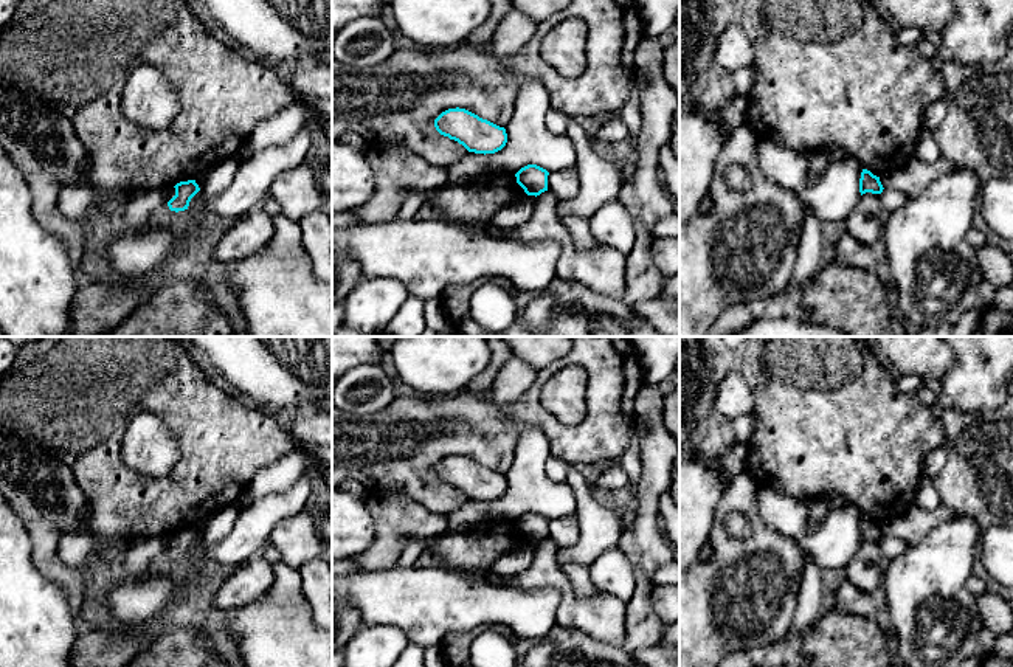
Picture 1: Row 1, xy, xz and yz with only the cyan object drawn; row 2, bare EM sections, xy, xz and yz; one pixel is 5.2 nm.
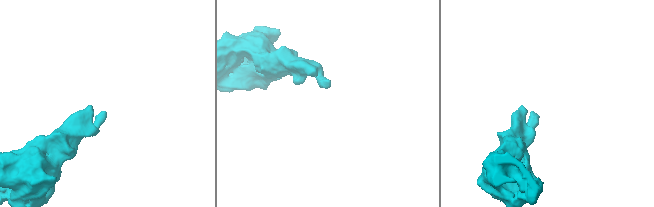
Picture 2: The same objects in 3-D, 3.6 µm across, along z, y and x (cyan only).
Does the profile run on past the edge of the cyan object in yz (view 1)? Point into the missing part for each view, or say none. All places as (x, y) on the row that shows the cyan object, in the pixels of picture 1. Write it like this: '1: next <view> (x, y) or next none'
1: next none

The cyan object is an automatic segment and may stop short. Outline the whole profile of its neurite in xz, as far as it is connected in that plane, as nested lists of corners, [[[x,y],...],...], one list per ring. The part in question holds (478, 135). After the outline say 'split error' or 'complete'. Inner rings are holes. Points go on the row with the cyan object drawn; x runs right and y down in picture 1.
[[[448,109],[434,119],[436,130],[462,144],[468,152],[495,154],[507,143],[504,127],[500,127],[465,109]]]; complete

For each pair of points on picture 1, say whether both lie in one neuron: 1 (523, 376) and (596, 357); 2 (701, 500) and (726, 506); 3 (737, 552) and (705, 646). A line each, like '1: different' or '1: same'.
1: different
2: different
3: same

